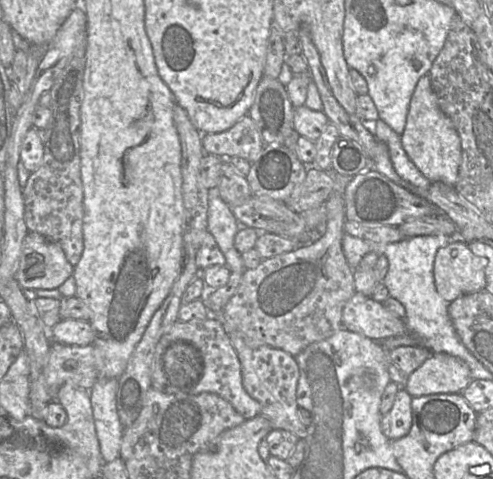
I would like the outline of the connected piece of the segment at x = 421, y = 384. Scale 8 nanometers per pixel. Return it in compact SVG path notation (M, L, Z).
M433 353L407 376L401 388L412 397L462 393L472 380L470 369L463 360L446 353Z

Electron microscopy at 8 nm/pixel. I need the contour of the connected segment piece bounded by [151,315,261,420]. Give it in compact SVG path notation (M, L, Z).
M215 316L204 320L177 320L159 340L152 361L152 386L168 394L215 393L228 401L245 420L260 414L260 403L245 390L238 355L221 321Z

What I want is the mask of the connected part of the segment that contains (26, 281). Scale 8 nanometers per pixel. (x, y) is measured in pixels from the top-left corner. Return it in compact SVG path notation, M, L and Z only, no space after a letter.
M29 231L22 243L19 266L15 275L22 289L58 289L72 274L74 266L67 260L67 257L59 244L36 232Z

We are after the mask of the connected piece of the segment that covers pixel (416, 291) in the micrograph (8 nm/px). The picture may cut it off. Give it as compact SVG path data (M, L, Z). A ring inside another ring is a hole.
M345 233L342 238L342 249L347 263L353 270L358 267L362 258L370 252L387 257L389 267L382 283L387 287L389 296L398 300L405 307L404 322L407 333L419 338L421 346L421 341L437 341L439 339L433 333L441 327L441 322L445 323L445 316L447 316L447 321L450 321L449 303L436 290L433 269L437 251L455 240L462 239L448 235L421 235L405 238L399 242L383 244L363 240Z

